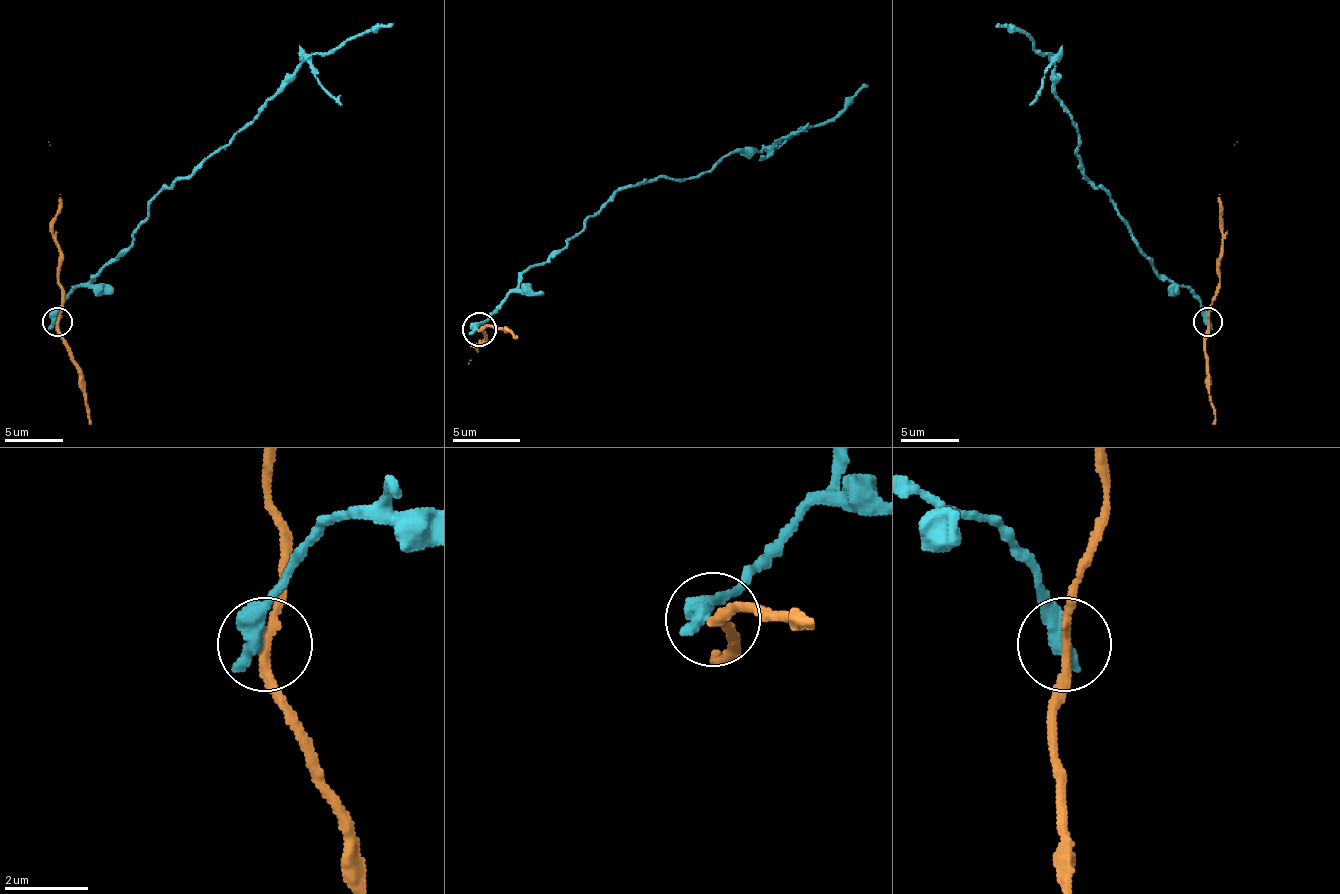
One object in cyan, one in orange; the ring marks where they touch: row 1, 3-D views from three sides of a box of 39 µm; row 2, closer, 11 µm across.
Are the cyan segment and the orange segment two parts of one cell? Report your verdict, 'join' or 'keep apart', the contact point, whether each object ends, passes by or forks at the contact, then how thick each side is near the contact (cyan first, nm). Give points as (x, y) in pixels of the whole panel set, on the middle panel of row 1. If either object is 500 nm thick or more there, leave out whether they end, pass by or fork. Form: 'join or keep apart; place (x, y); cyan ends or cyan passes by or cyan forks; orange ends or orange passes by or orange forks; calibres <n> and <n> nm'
keep apart; place (479, 329); calibres 500 and 200 nm

